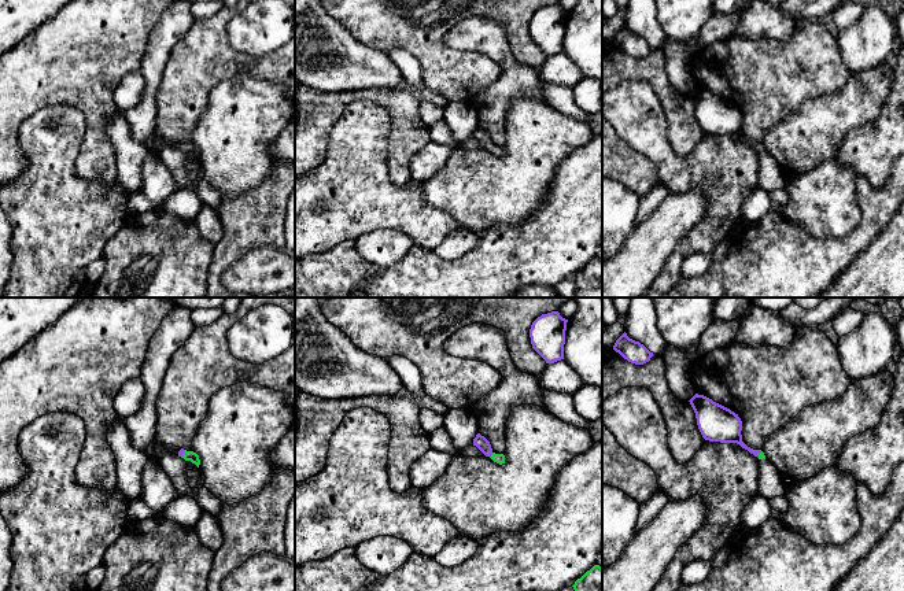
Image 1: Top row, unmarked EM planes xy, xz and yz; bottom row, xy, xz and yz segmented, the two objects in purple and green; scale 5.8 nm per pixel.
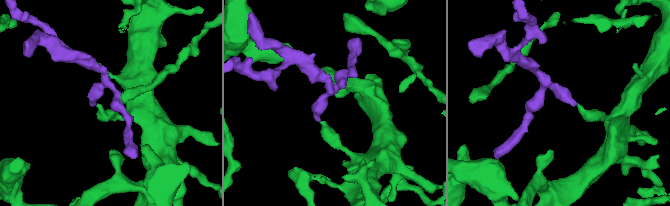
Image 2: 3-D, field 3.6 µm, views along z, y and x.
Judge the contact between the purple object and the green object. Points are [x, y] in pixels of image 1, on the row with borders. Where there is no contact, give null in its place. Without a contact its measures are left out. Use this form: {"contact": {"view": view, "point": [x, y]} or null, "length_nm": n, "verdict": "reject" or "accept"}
{"contact": {"view": "xz", "point": [490, 455]}, "length_nm": 40, "verdict": "accept"}

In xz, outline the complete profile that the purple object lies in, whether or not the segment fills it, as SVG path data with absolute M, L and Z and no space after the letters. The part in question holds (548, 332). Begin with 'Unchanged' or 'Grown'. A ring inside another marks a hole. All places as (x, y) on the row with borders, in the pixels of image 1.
Unchanged. M558 311L542 314L532 322L530 329L532 348L546 363L564 359L567 322L568 319Z

